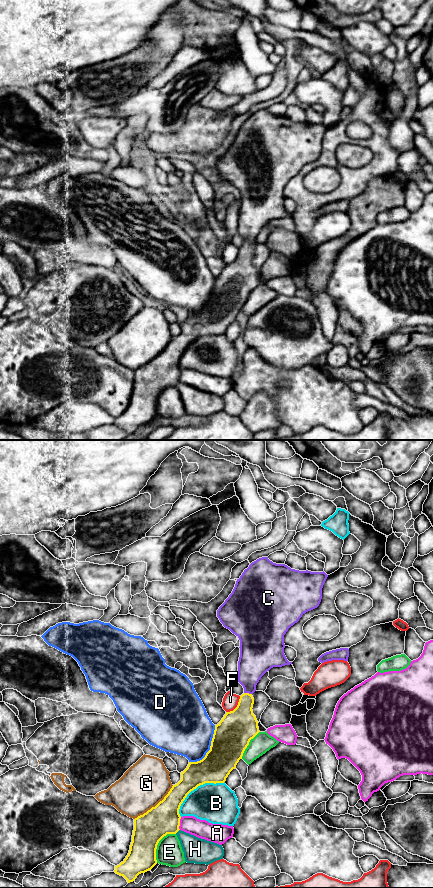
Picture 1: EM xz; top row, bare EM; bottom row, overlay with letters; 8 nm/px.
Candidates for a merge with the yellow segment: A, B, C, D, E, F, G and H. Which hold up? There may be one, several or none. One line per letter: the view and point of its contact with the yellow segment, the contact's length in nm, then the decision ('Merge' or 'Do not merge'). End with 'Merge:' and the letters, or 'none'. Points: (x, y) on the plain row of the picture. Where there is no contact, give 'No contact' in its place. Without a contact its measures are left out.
A: Touches yellow at xz (179, 375). Shared border 110 nm. Do not merge
B: Touches yellow at xz (195, 340). Shared border 460 nm. Do not merge
C: Touches yellow at xz (248, 245). Shared border 70 nm. Merge
D: Touches yellow at xz (210, 300). Shared border 360 nm. Do not merge
E: Touches yellow at xz (157, 396). Shared border 280 nm. Do not merge
F: Touches yellow at xz (237, 258). Shared border 180 nm. Do not merge
G: Touches yellow at xz (156, 357). Shared border 420 nm. Do not merge
H: Touches yellow at xz (177, 383). Shared border 50 nm. Do not merge
Merge: C

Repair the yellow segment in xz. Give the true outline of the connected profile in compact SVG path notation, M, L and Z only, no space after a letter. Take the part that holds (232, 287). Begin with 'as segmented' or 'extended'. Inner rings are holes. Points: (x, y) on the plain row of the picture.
extended; M262 109L252 114L237 131L232 145L217 162L217 169L223 178L240 192L238 234L243 238L244 245L240 248L237 259L233 263L226 264L222 272L215 277L210 302L205 309L197 314L189 314L187 320L181 324L181 332L172 338L164 351L134 371L129 405L114 422L128 435L157 416L156 401L159 393L167 386L176 386L180 382L179 361L187 347L205 335L224 335L242 311L250 292L260 284L252 262L254 256L252 246L267 223L273 219L292 216L284 206L284 187L303 166L319 158L327 129L324 123L299 123L285 116L273 115L268 109Z

